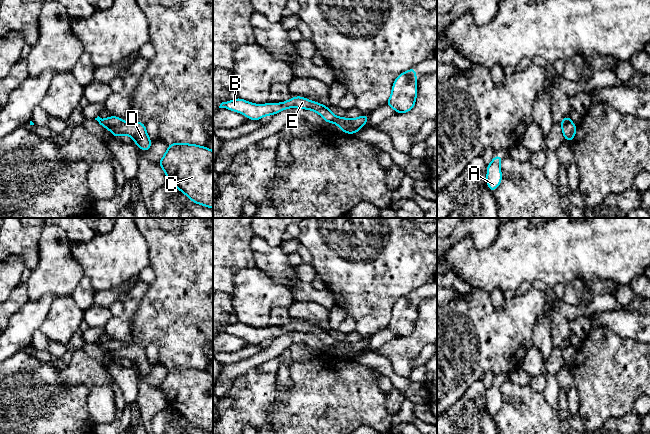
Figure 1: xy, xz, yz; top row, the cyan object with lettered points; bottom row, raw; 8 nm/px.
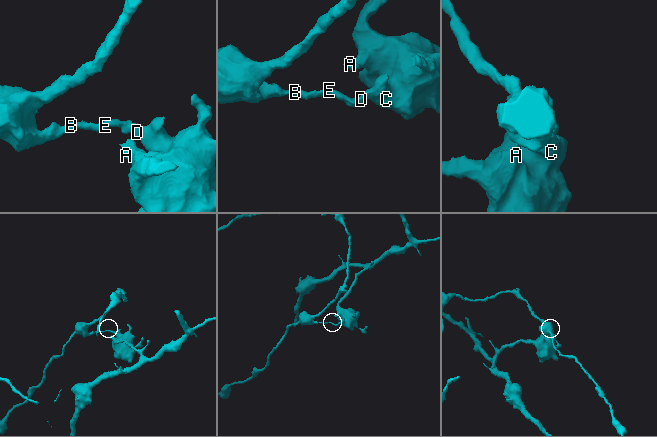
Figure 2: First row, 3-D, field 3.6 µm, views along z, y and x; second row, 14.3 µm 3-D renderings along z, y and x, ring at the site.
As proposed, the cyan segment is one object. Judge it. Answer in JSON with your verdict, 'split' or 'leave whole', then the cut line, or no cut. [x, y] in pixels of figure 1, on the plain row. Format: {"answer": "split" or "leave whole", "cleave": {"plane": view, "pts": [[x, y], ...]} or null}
{"answer": "split", "cleave": {"plane": "xy", "pts": [[122, 345], [109, 353]]}}

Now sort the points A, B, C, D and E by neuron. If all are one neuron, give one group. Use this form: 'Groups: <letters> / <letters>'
Groups: A C D / B E

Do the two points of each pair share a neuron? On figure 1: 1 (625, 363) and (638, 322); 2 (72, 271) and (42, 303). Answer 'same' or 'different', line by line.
1: different
2: different

